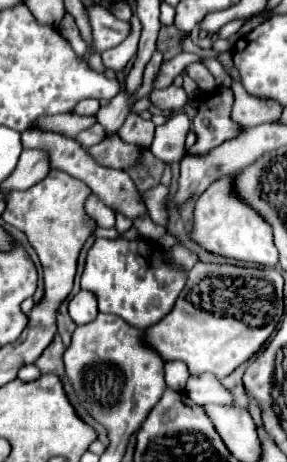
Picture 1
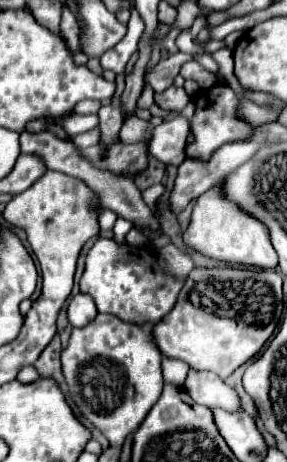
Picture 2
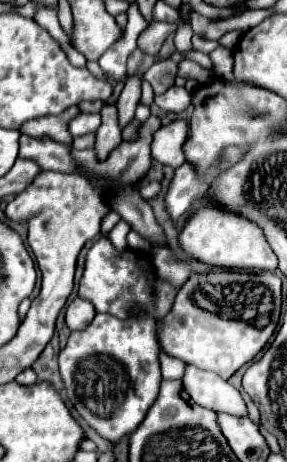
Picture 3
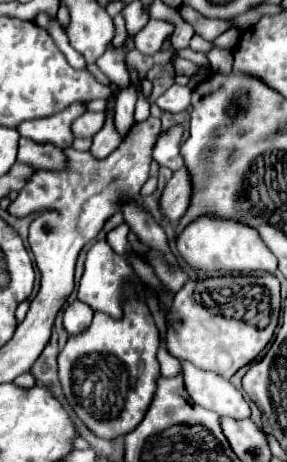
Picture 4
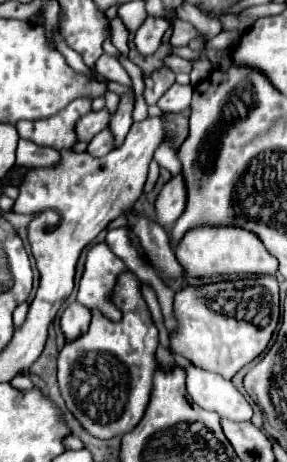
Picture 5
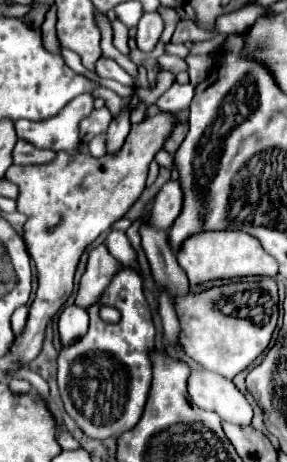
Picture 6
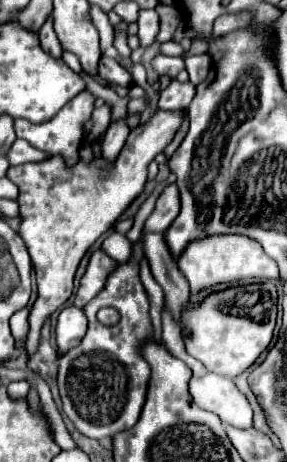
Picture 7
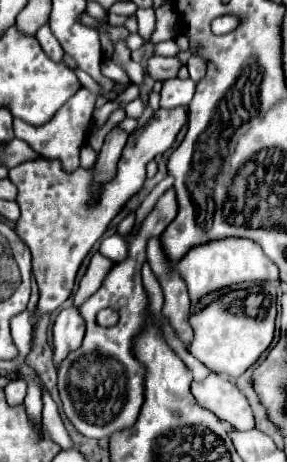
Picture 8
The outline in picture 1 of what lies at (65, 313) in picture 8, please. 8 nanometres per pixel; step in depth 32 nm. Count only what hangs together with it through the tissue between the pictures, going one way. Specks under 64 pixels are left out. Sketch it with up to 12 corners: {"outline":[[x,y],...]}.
{"outline":[[80,290],[70,300],[76,324],[98,316],[98,302],[90,290]]}

